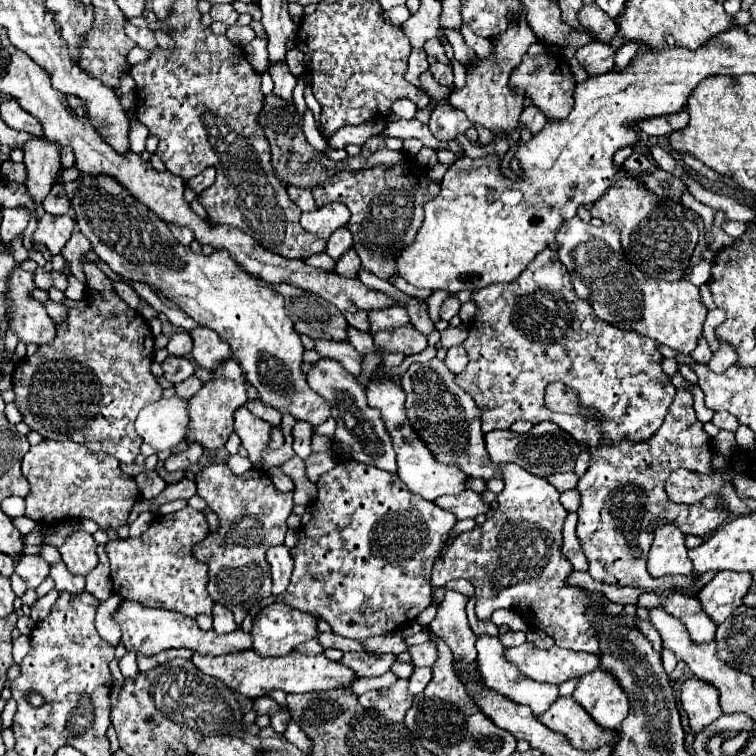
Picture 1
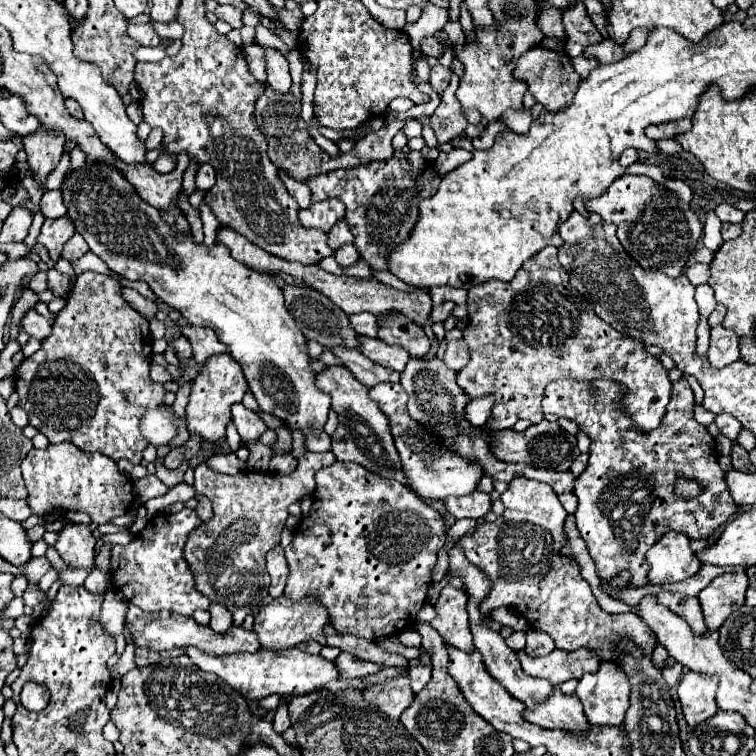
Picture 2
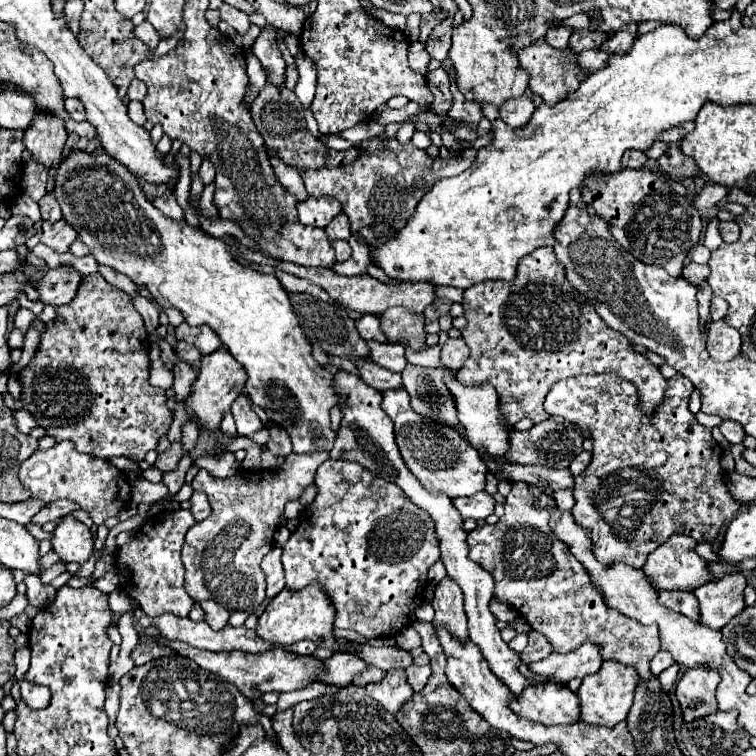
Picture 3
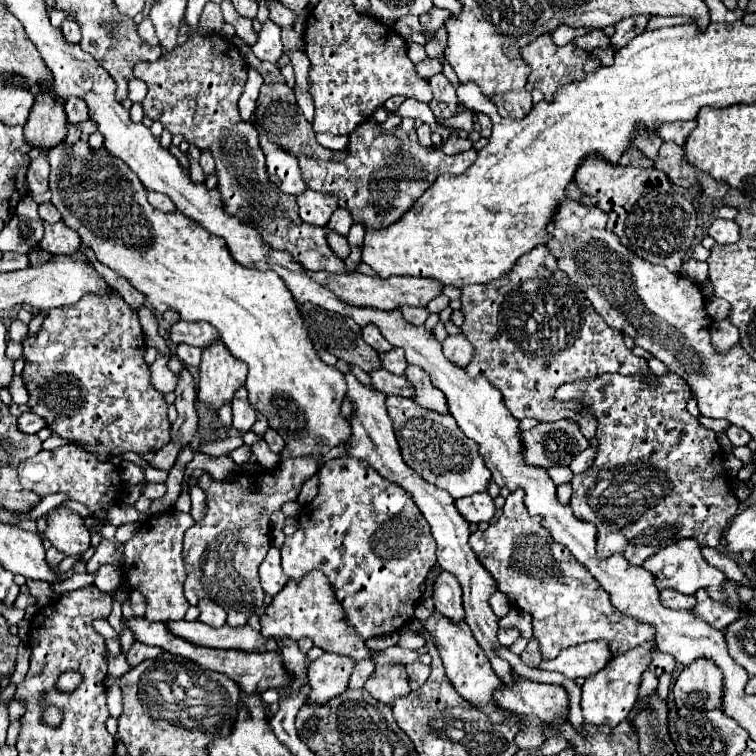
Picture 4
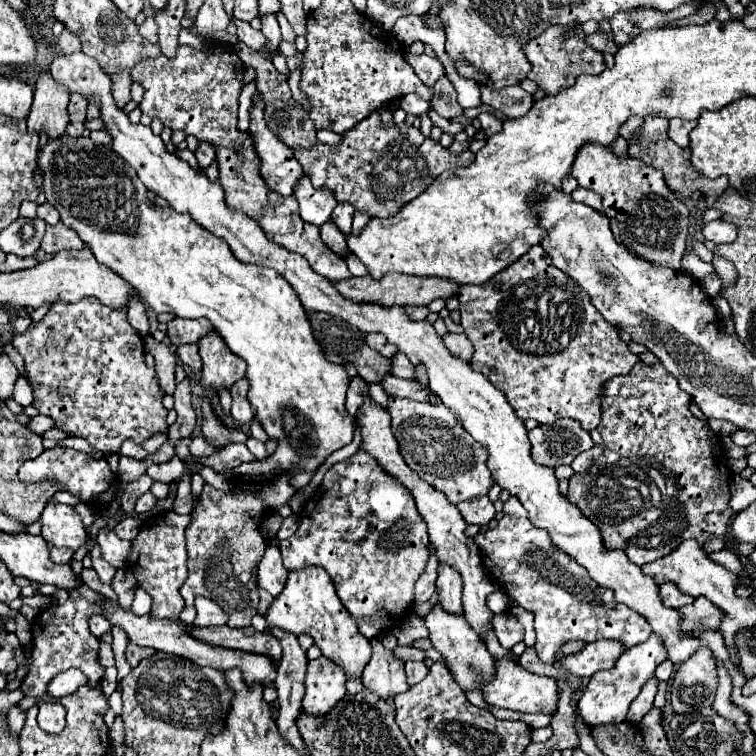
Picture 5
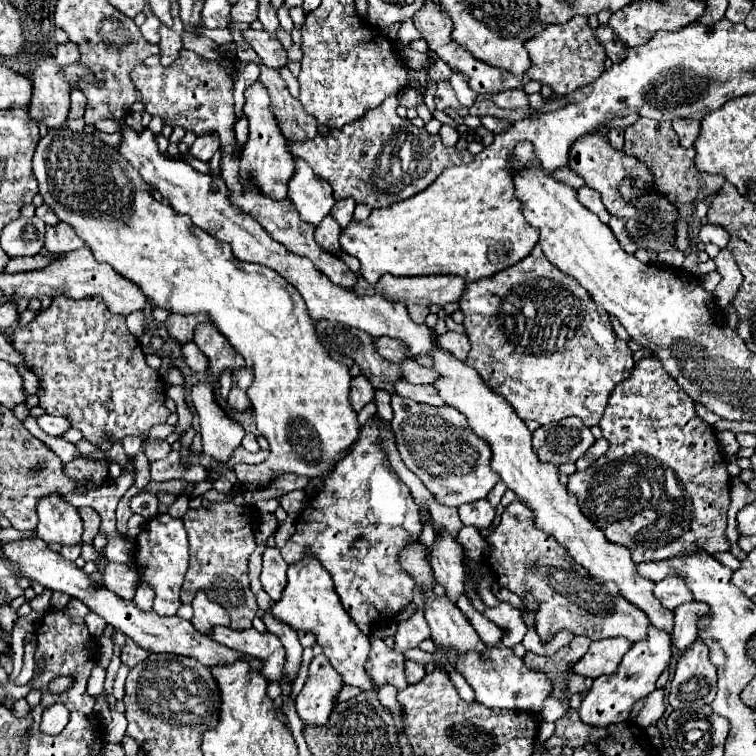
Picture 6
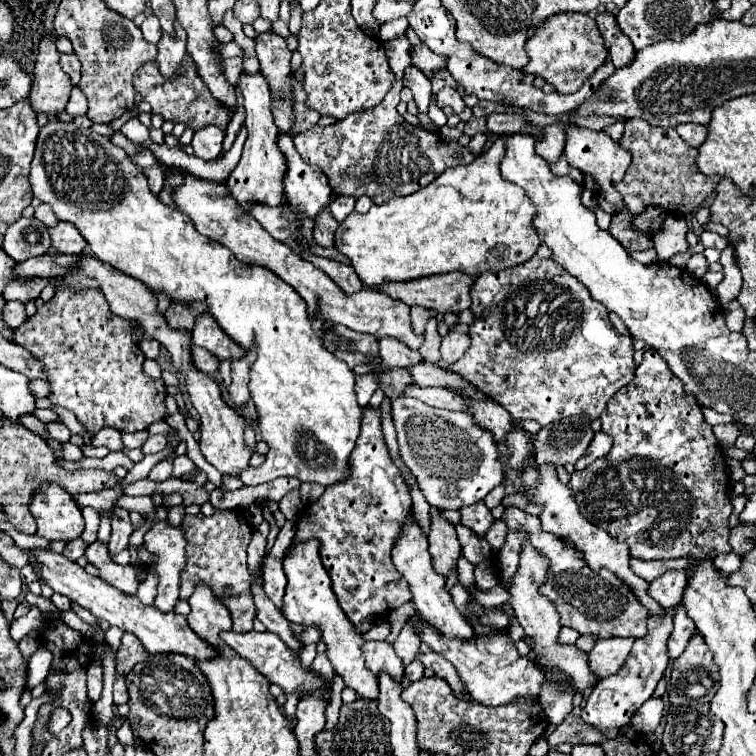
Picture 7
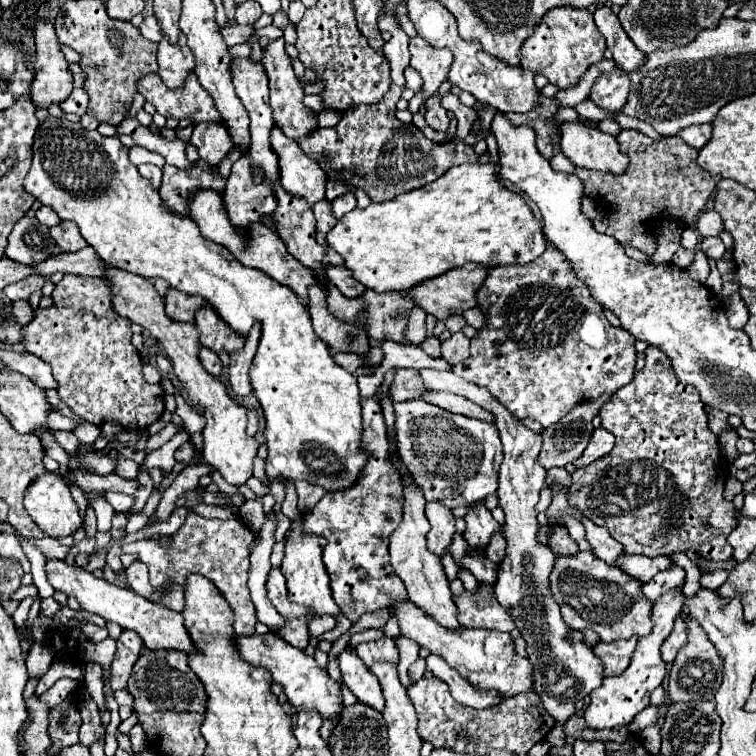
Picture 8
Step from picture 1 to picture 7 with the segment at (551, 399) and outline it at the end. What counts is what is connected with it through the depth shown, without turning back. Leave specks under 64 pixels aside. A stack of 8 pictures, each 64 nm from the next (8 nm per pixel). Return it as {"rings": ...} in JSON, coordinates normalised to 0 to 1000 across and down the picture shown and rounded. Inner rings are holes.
{"rings":[[[857,460],[852,466],[852,476],[841,487],[839,503],[833,508],[828,508],[825,513],[820,513],[820,519],[815,519],[815,524],[810,524],[810,529],[804,532],[802,542],[794,550],[794,558],[796,558],[796,571],[802,571],[812,582],[810,595],[802,603],[786,608],[778,619],[762,622],[754,630],[754,638],[751,638],[751,643],[759,651],[762,664],[767,669],[767,677],[783,693],[799,698],[810,712],[815,712],[820,717],[828,717],[833,722],[833,735],[836,738],[847,738],[847,741],[886,741],[886,738],[902,738],[902,735],[923,735],[923,738],[939,735],[939,738],[944,738],[947,733],[968,730],[968,722],[963,717],[963,712],[966,712],[963,683],[968,677],[968,667],[966,667],[966,656],[963,656],[966,632],[963,632],[963,624],[960,624],[960,608],[958,608],[955,593],[952,593],[952,587],[950,587],[950,582],[947,582],[947,577],[942,571],[942,563],[934,561],[934,556],[931,556],[931,550],[926,545],[926,534],[921,532],[921,526],[902,513],[899,503],[886,492],[884,481],[873,474],[873,468],[868,463]]]}

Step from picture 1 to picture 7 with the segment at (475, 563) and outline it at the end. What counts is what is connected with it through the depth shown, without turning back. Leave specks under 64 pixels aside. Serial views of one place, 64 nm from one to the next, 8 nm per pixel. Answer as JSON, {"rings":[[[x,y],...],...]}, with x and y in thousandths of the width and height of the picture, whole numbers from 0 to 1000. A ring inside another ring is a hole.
{"rings":[[[672,669],[664,688],[672,696],[672,706],[664,725],[653,735],[653,749],[664,770],[672,770],[683,759],[690,722],[693,717],[701,717],[717,735],[725,738],[725,759],[722,759],[722,770],[714,775],[714,786],[722,788],[735,802],[743,828],[759,831],[767,839],[786,839],[788,844],[854,841],[854,820],[860,812],[844,799],[839,786],[810,757],[802,754],[783,757],[757,722],[746,720],[741,712],[714,698],[712,683],[704,683],[683,669]]]}

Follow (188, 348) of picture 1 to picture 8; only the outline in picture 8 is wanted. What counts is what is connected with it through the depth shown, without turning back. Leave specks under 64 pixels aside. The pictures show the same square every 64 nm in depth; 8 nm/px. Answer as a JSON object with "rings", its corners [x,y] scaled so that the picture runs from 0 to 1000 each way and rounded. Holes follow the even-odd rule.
{"rings":[[[265,460],[262,471],[265,471],[265,479],[267,479],[267,484],[270,484],[270,489],[272,489],[275,495],[291,497],[291,492],[294,492],[294,479],[291,479],[291,474],[286,471],[286,466],[280,466],[280,463],[275,463],[275,460]]]}

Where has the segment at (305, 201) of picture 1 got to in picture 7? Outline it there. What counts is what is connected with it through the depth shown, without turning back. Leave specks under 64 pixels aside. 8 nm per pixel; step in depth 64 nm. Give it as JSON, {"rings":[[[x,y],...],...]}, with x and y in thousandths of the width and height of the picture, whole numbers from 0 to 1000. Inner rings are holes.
{"rings":[[[320,93],[315,114],[320,116],[320,124],[323,124],[323,132],[325,132],[323,135],[325,161],[323,164],[328,169],[328,185],[323,190],[320,209],[317,209],[315,220],[307,225],[304,235],[299,238],[299,246],[302,246],[304,257],[315,265],[315,270],[323,275],[323,280],[328,280],[328,270],[333,265],[349,267],[354,272],[368,272],[368,270],[376,267],[373,241],[376,241],[376,228],[381,225],[381,217],[376,212],[376,204],[365,193],[370,172],[365,169],[365,164],[360,159],[360,146],[354,143],[354,132],[360,132],[360,127],[354,127],[354,108],[349,106],[347,98],[328,101]]]}

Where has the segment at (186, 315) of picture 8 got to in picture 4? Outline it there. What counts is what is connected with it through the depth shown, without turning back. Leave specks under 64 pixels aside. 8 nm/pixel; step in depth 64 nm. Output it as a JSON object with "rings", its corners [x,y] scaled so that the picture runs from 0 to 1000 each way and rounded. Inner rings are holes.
{"rings":[[[233,426],[225,437],[225,450],[238,455],[251,455],[251,458],[262,458],[262,460],[275,460],[288,450],[288,439],[286,434],[280,434],[275,426]]]}

